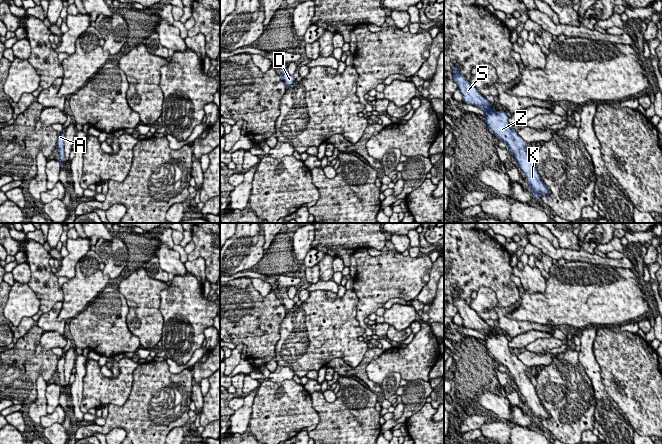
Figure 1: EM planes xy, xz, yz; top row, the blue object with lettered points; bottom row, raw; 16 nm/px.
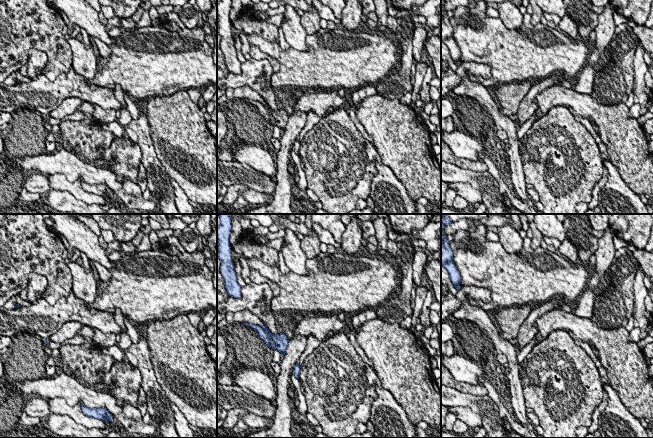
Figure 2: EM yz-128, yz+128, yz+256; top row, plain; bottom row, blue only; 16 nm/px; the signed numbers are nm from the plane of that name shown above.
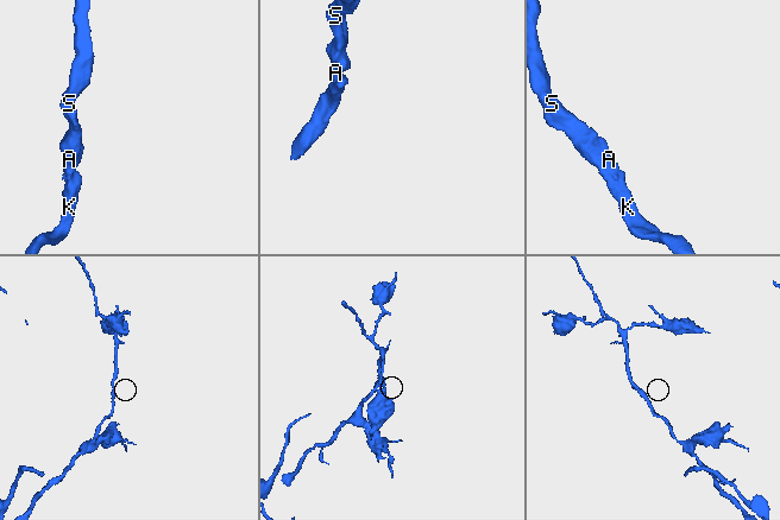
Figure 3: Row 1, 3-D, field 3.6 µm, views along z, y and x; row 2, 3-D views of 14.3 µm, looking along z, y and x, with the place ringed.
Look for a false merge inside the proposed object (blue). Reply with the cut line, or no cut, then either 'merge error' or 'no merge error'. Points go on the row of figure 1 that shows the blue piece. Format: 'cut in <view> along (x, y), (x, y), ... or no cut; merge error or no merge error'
no cut; no merge error

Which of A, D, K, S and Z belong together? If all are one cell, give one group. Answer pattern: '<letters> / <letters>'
A D K S Z

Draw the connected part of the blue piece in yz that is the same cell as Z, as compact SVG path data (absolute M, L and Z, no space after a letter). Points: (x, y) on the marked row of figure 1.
M457 66L453 67L452 73L453 79L463 95L463 101L481 108L485 112L486 124L500 140L508 145L509 151L515 156L517 164L525 173L526 180L535 198L548 195L549 190L537 171L535 163L526 148L525 141L513 129L514 125L508 122L509 117L507 114L504 111L498 112L493 109L490 102L466 79L466 76L459 72Z

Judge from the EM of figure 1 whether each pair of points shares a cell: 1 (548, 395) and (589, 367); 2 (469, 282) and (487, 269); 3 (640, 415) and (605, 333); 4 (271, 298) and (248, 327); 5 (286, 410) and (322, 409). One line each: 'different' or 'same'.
1: different
2: same
3: same
4: same
5: different

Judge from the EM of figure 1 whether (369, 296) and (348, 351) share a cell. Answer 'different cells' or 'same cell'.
different cells

